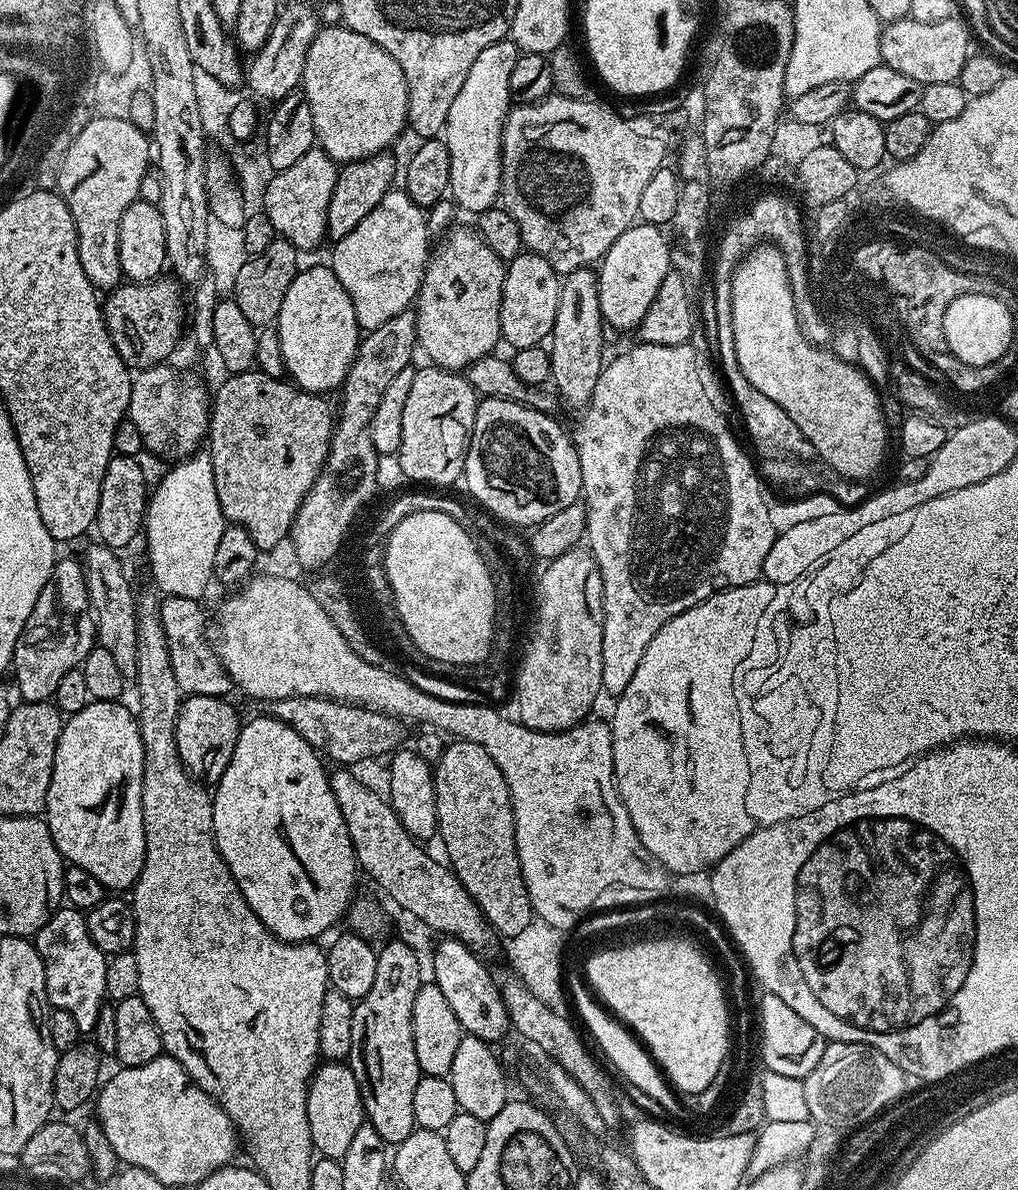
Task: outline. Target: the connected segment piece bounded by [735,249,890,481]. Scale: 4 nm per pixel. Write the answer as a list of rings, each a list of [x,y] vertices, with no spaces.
[[[760,249],[760,252],[756,252],[755,256],[752,256],[751,260],[748,260],[748,263],[744,264],[743,268],[740,269],[740,273],[736,277],[735,318],[737,348],[740,353],[742,374],[746,374],[746,382],[750,382],[750,386],[754,386],[754,390],[762,390],[762,394],[766,394],[766,398],[770,398],[770,402],[778,402],[778,406],[782,406],[782,410],[786,410],[786,414],[792,420],[792,427],[800,431],[804,435],[804,438],[809,440],[815,455],[823,463],[829,464],[839,476],[845,476],[848,480],[867,481],[869,479],[868,476],[874,475],[876,467],[883,462],[884,451],[888,448],[890,429],[884,424],[883,410],[881,408],[882,396],[879,396],[881,393],[857,365],[849,364],[827,347],[811,344],[811,342],[802,336],[798,320],[793,319],[792,316],[791,297],[788,296],[786,286],[780,284],[778,257],[776,257],[776,254],[771,249]]]

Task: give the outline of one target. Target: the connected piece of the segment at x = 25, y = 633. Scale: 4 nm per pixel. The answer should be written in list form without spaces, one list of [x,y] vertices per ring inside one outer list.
[[[57,559],[52,577],[42,586],[42,594],[38,594],[38,602],[14,646],[10,676],[16,679],[19,699],[51,701],[58,690],[58,681],[68,671],[80,667],[97,644],[96,619],[92,617],[83,563],[79,559]]]

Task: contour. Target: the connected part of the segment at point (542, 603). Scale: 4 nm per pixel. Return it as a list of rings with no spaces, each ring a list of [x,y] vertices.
[[[583,547],[571,548],[556,560],[543,565],[540,585],[536,588],[536,625],[532,628],[532,641],[524,652],[520,673],[514,676],[514,700],[521,724],[536,732],[564,732],[581,720],[589,719],[590,710],[597,707],[602,696],[602,574],[592,553]]]

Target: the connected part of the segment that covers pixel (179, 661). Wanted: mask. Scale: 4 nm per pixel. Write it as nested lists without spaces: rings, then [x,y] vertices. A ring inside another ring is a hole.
[[[164,596],[160,600],[162,631],[166,634],[166,650],[170,652],[170,667],[181,693],[188,696],[225,697],[232,690],[232,683],[221,664],[221,660],[208,640],[206,618],[200,609],[200,600]]]

